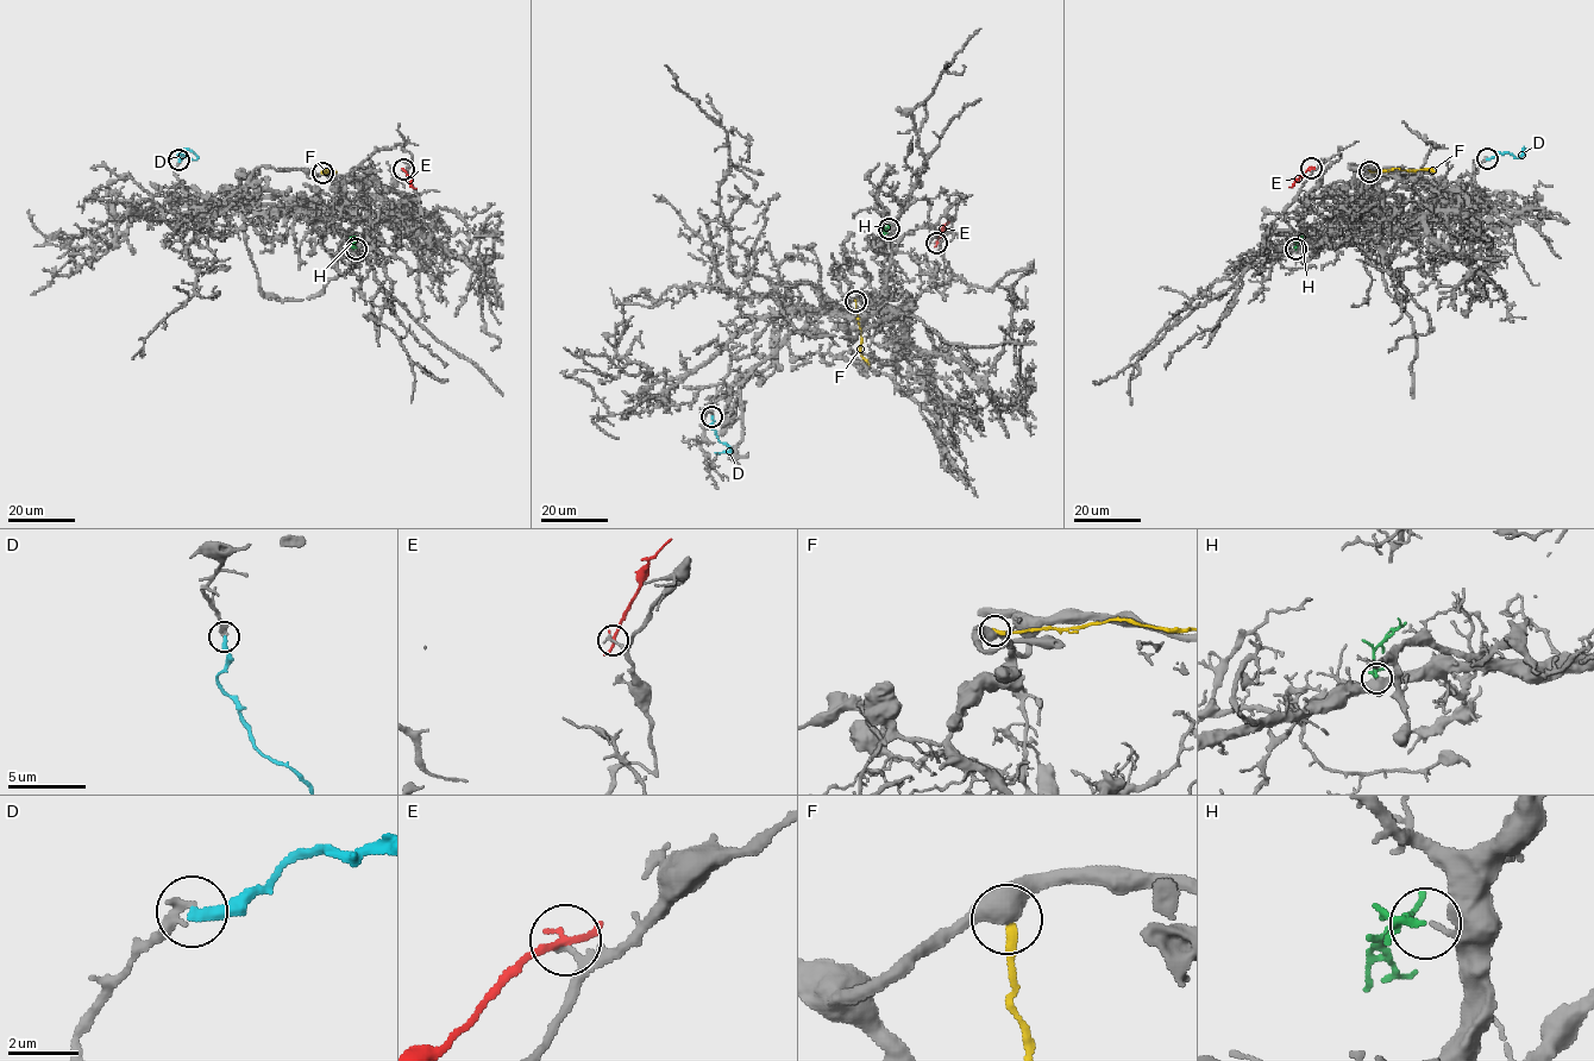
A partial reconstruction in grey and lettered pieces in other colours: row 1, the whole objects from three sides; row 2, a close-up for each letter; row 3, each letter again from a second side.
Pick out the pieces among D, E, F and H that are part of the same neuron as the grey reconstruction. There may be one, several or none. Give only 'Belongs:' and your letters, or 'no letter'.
Belongs: H

